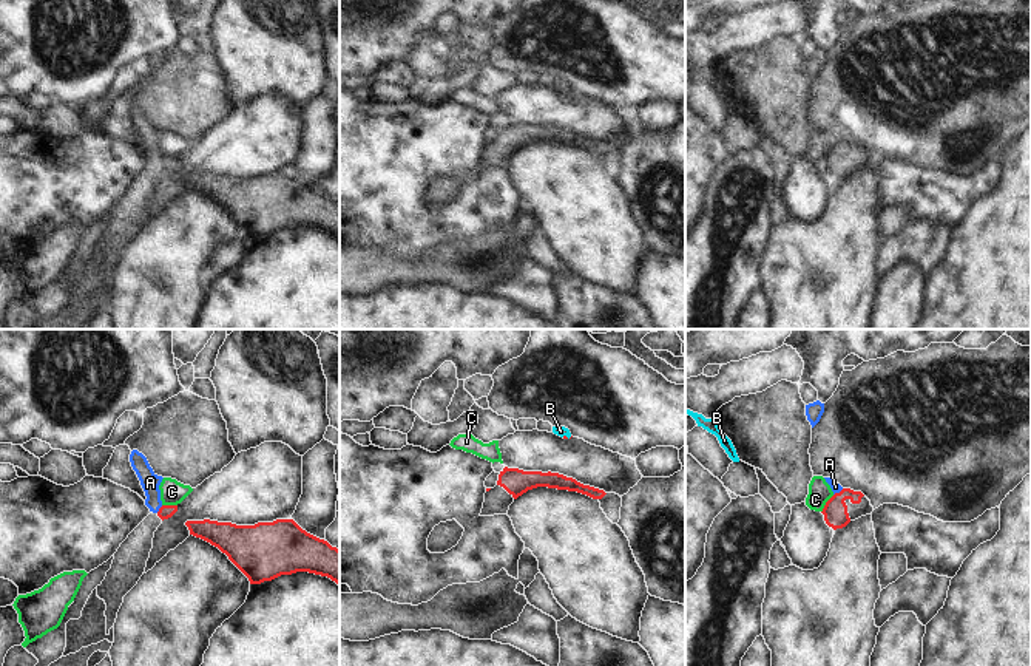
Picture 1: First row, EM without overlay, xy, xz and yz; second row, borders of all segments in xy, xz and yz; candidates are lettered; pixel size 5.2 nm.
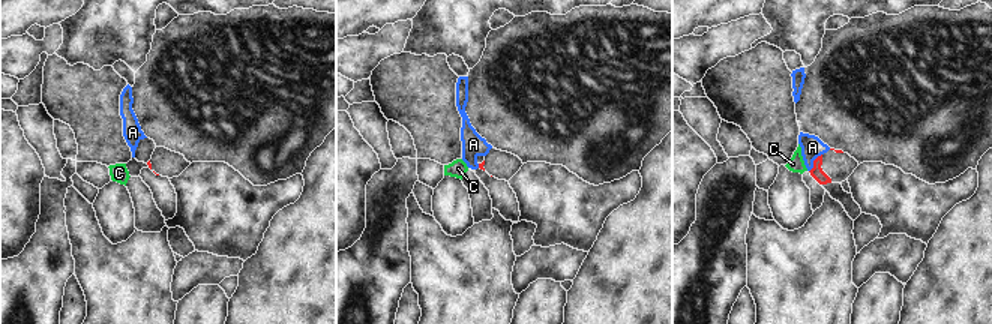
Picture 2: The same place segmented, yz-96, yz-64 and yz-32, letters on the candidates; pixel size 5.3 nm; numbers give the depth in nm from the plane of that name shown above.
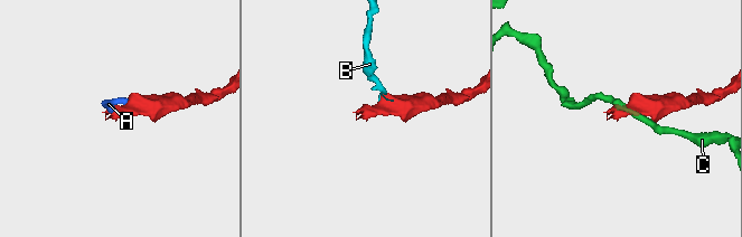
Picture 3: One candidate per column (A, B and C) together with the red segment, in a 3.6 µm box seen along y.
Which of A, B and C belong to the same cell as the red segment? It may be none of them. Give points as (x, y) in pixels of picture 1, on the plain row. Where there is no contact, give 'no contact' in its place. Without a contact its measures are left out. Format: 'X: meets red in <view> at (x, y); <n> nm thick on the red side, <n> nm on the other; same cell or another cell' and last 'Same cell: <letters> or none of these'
A: meets red in yz at (840, 146); 130 nm thick on the red side, 50 nm on the other; another cell
B: meets red in xz at (565, 90); 20 nm thick on the red side, 50 nm on the other; same cell
C: meets red in yz at (826, 158); 130 nm thick on the red side, 120 nm on the other; another cell
Same cell: B

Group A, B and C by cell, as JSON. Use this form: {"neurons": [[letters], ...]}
{"neurons": [["A"], ["B"], ["C"]]}

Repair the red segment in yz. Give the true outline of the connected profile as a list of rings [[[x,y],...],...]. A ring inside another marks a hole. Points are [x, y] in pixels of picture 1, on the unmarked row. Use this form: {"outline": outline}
{"outline": [[[843,142],[826,156],[821,167],[824,168],[826,178],[837,184],[872,165],[870,155],[861,145]]]}

